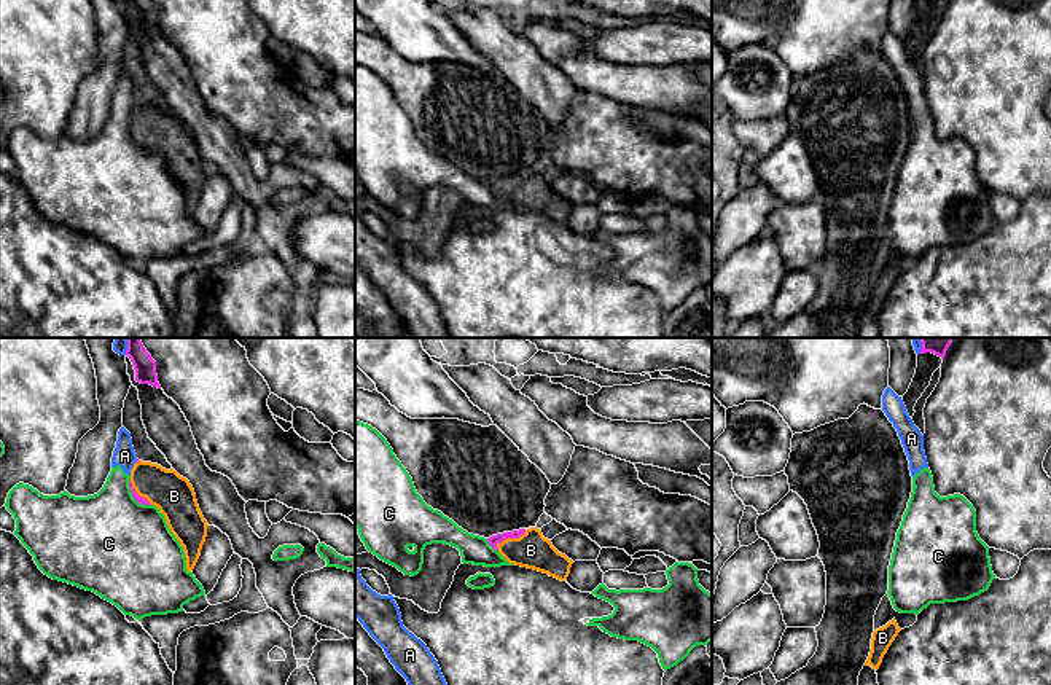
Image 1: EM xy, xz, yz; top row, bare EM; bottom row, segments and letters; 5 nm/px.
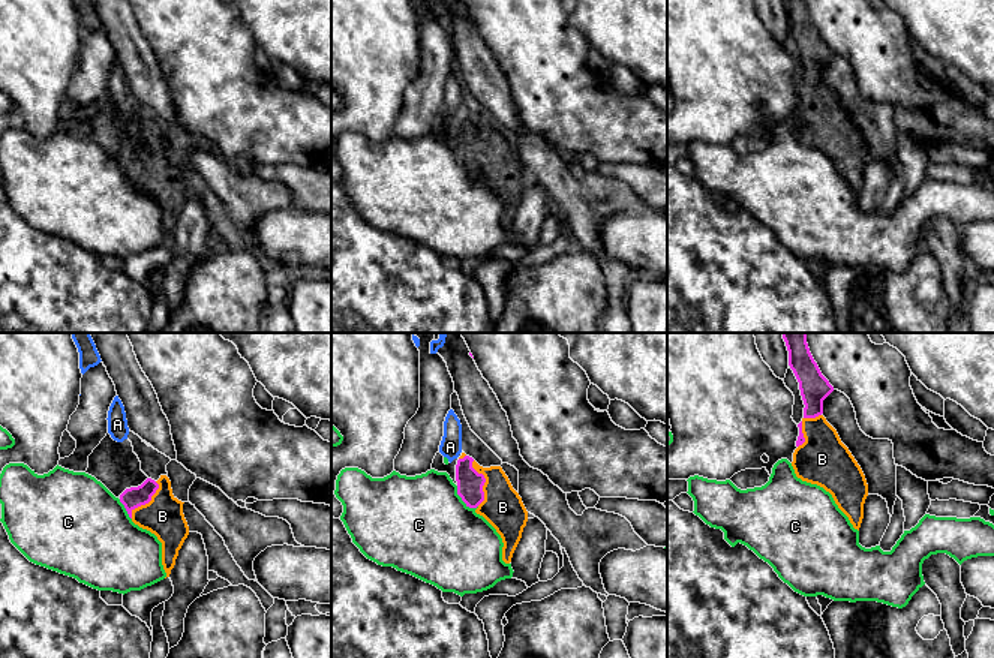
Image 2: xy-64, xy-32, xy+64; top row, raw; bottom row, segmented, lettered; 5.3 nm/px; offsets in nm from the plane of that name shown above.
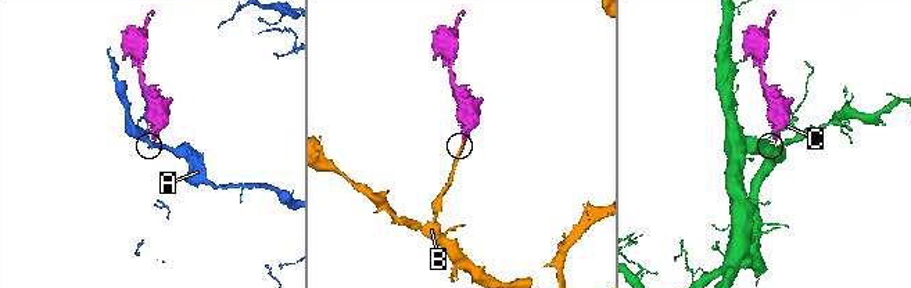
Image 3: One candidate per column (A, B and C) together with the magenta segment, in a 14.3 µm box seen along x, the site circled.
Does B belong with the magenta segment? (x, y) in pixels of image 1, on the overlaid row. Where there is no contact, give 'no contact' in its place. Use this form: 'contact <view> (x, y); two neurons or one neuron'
contact xz (508, 537); one neuron

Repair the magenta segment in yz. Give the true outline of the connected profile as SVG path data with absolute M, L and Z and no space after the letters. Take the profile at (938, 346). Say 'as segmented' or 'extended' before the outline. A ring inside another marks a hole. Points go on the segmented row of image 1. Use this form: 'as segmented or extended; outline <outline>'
as segmented; outline M919 338L922 342L920 354L932 352L941 358L944 358L947 347L951 346L954 338Z

